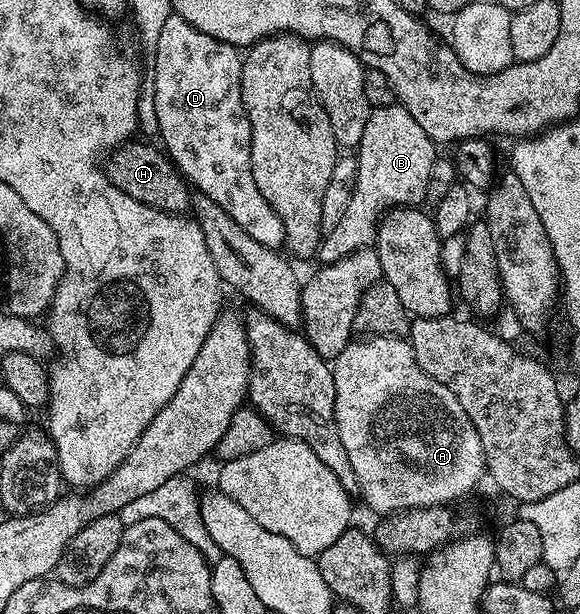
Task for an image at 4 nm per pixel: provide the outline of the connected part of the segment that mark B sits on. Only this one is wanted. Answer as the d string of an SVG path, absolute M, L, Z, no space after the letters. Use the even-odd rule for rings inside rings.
M401 105L373 108L368 117L368 125L364 125L364 137L360 137L356 148L358 176L351 201L336 227L322 235L316 252L316 259L319 259L317 262L322 265L335 263L348 253L356 253L371 246L378 238L378 225L383 212L391 207L421 204L426 198L428 181L432 177L432 165L436 158L434 151L436 144L430 140L428 133L424 133L424 129L420 129L420 125L416 125L412 113L408 113Z

